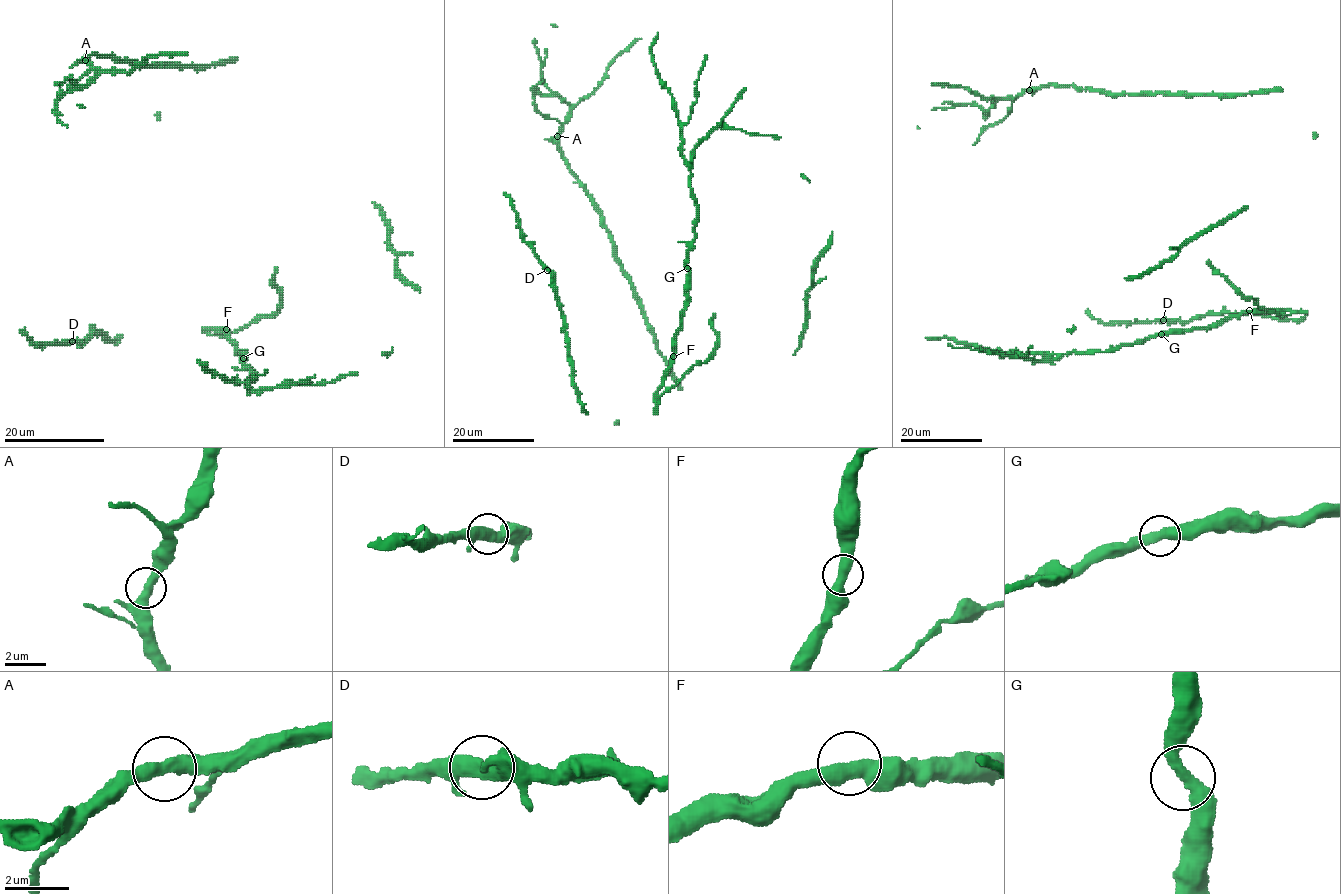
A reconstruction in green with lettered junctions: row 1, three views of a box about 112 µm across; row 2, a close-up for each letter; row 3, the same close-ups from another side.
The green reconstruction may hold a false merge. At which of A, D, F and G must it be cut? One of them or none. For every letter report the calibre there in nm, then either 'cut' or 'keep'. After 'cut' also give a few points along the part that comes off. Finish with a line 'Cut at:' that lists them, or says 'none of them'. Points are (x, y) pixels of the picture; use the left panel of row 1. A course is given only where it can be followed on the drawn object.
A: 440 nm | keep
D: 440 nm | keep
F: 480 nm | keep
G: 420 nm | keep
Cut at: none of them

